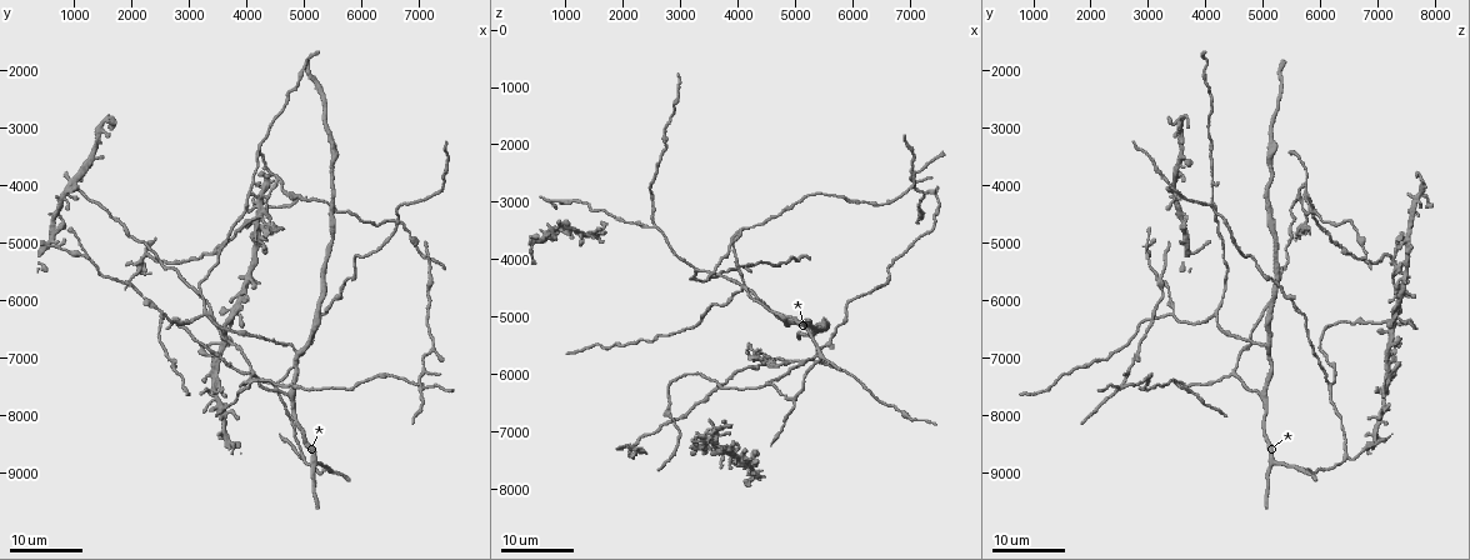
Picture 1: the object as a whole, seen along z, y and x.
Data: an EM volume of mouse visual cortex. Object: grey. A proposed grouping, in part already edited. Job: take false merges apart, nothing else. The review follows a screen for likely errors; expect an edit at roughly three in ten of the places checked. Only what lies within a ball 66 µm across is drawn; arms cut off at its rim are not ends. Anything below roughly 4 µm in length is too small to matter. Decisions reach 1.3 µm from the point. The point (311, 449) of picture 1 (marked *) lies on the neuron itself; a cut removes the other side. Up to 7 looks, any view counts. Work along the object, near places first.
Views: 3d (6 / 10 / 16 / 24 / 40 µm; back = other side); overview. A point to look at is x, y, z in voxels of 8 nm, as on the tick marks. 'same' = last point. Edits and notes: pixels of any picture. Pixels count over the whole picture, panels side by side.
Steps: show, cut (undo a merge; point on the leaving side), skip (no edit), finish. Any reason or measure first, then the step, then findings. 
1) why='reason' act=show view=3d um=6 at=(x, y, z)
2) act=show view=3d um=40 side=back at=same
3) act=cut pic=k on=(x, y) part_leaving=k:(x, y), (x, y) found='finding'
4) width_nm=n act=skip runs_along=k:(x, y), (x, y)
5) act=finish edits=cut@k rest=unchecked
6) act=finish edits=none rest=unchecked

why='three arms meet' act=show view=3d um=24 at=(4100, 7250, 4450)

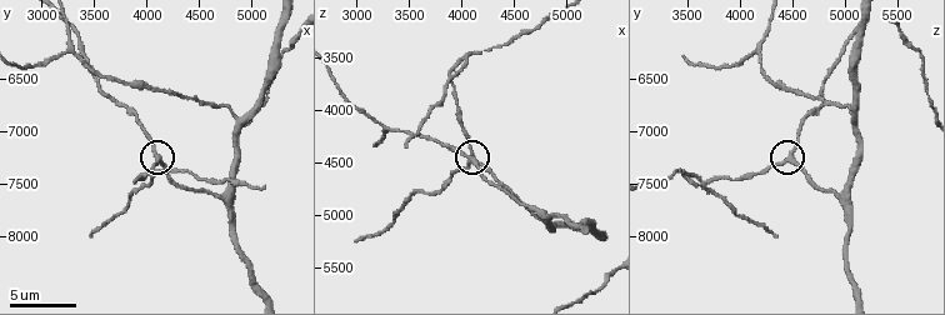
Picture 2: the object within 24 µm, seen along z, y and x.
act=show view=3d um=10 at=(4100, 7260, 4440)

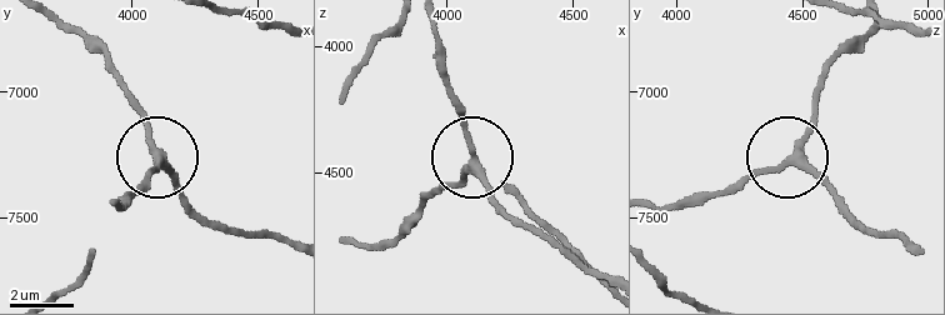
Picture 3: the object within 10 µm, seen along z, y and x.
arms=3 act=skip found='one neuron here'

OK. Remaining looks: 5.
act=show view=3d um=6 at=(4700, 7620, 4940)

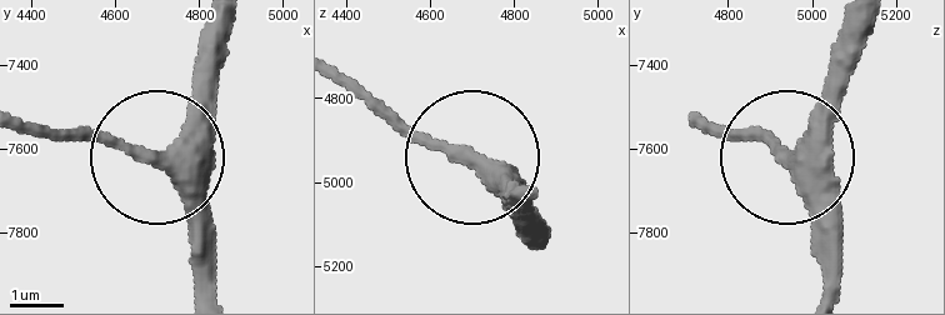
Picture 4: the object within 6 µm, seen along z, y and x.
width_nm=360 act=skip runs_along=4:(219, 290), (214, 224), (165, 170), (48, 134) found='all the same neuron'

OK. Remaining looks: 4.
why='arms part here' act=show view=3d um=24 at=(4850, 4250, 5850)

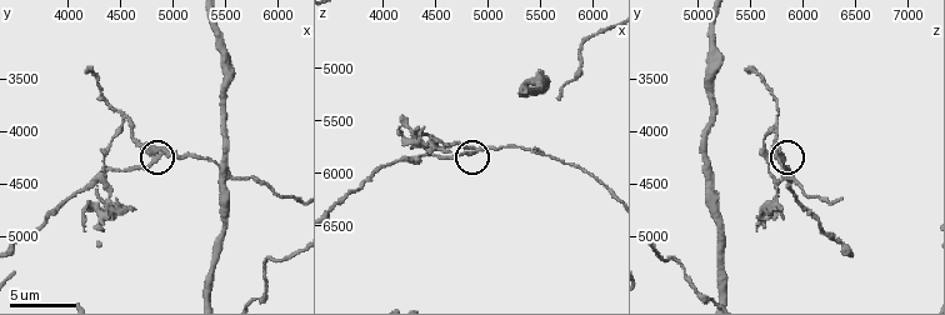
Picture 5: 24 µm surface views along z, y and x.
act=show view=3d um=10 at=(4840, 4220, 5800)

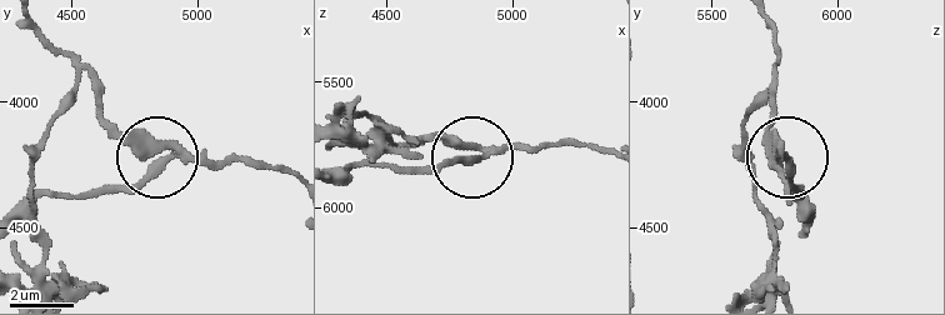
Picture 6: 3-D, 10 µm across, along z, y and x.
side_arm_um=16 act=cut pic=6 on=(140, 180) part_leaving=6:(180, 159), (126, 183), (21, 199) found='two neurons meet here'

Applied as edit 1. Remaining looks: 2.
act=finish edits=cut@6 rest=unchecked

